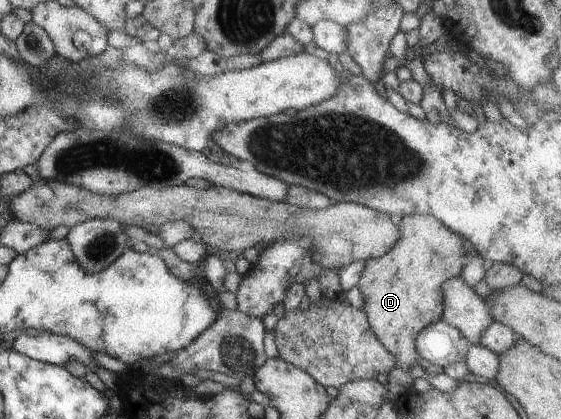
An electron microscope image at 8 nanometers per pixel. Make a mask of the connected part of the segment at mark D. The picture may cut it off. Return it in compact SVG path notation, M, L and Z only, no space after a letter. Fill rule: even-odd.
M431 215L403 216L397 227L399 238L395 245L385 255L365 261L361 280L357 283L365 300L362 311L367 315L369 326L395 359L395 369L388 375L388 396L394 402L415 383L409 367L417 364L420 358L415 351L419 331L442 318L443 283L459 277L468 261L463 247L465 239Z

